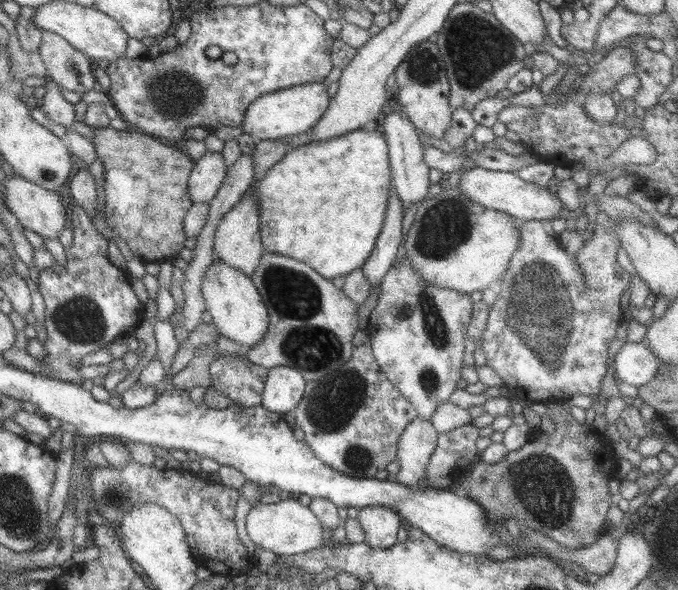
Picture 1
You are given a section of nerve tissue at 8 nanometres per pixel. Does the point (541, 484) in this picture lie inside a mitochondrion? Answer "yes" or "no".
yes

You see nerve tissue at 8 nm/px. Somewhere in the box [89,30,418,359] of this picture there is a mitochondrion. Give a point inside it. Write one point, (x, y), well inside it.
(176, 94)

